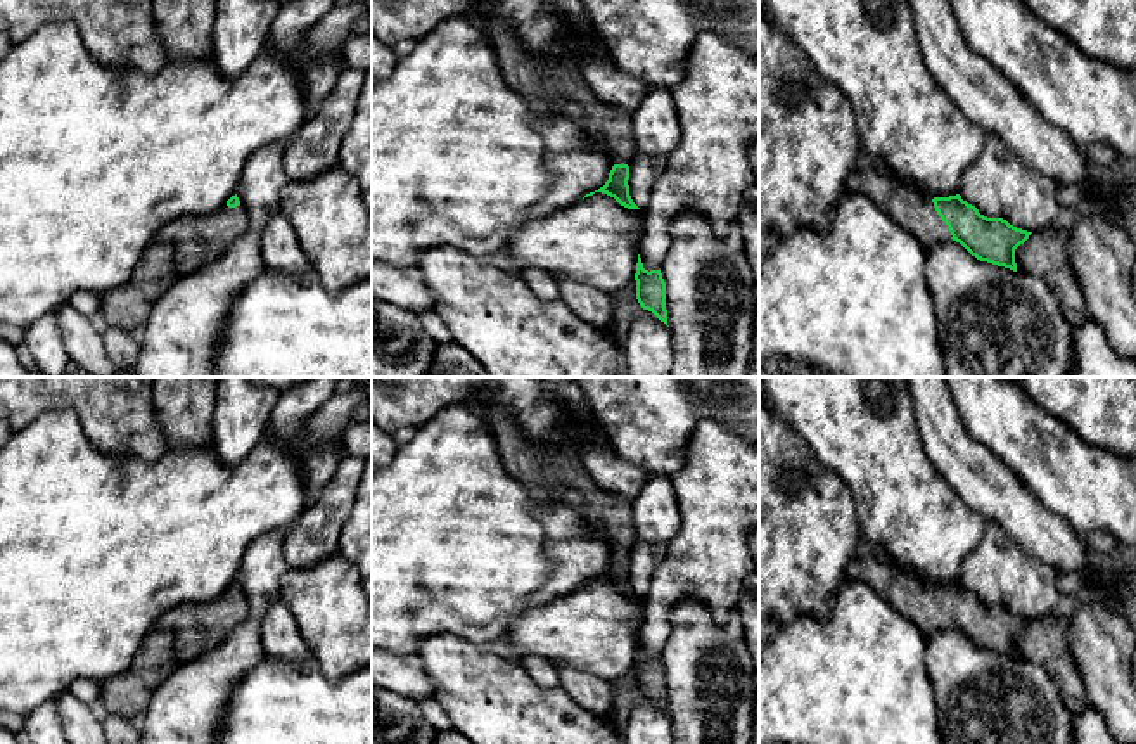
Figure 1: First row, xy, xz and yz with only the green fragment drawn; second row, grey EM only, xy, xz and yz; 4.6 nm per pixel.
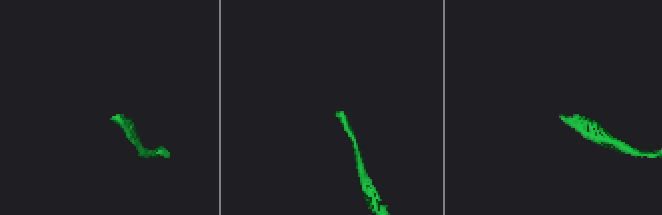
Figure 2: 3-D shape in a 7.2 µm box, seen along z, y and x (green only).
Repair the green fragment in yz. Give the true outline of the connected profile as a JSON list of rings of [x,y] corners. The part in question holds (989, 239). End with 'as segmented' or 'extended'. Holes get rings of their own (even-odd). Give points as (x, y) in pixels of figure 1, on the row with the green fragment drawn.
[[[868,156],[856,163],[846,189],[871,197],[897,225],[911,232],[925,251],[934,244],[956,241],[977,260],[1017,272],[1015,249],[1032,234],[1003,218],[980,215],[960,194],[930,199],[884,173]]]; extended

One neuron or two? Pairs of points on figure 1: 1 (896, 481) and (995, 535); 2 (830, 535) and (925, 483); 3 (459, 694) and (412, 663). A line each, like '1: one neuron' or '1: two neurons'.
1: two neurons
2: two neurons
3: two neurons

